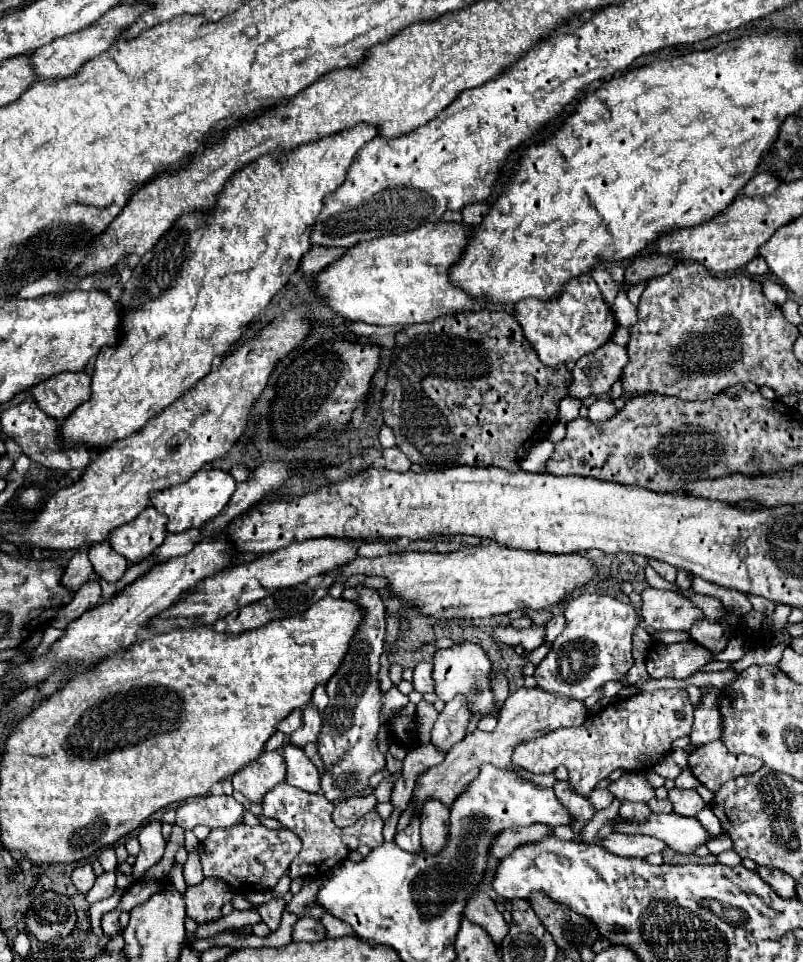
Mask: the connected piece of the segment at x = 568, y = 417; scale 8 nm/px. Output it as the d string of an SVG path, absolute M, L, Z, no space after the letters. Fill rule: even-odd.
M565 396L561 400L561 408L559 408L559 418L563 424L575 420L579 416L579 408L581 408L581 400L573 398L573 396Z

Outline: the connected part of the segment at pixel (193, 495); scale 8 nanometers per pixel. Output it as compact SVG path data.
M203 468L203 470L195 472L187 482L183 482L179 486L165 488L165 490L151 492L149 498L151 498L151 504L157 508L157 512L161 512L169 518L167 530L171 534L179 534L189 528L201 528L207 520L215 518L225 508L229 498L233 496L235 486L237 484L231 474L217 470L217 468Z

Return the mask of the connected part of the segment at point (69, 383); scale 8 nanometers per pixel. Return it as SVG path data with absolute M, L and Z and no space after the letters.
M63 372L39 382L31 388L31 394L47 416L65 420L77 406L89 400L91 376L85 372Z

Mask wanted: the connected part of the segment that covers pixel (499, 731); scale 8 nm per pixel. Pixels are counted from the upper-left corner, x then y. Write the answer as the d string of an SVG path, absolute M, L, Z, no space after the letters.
M519 688L503 704L501 714L499 714L499 724L491 734L475 730L473 734L469 734L461 742L457 742L455 748L451 748L447 752L447 758L439 766L433 766L419 776L413 796L411 796L411 804L415 806L413 816L421 814L423 804L427 800L439 800L447 808L451 808L455 798L461 796L465 792L465 788L477 778L479 768L485 762L491 762L497 768L507 768L511 764L511 752L521 742L529 742L547 732L553 732L561 726L581 726L585 722L585 718L587 718L587 708L585 708L583 700L563 696L563 694L555 696L555 694L543 692L541 688Z

